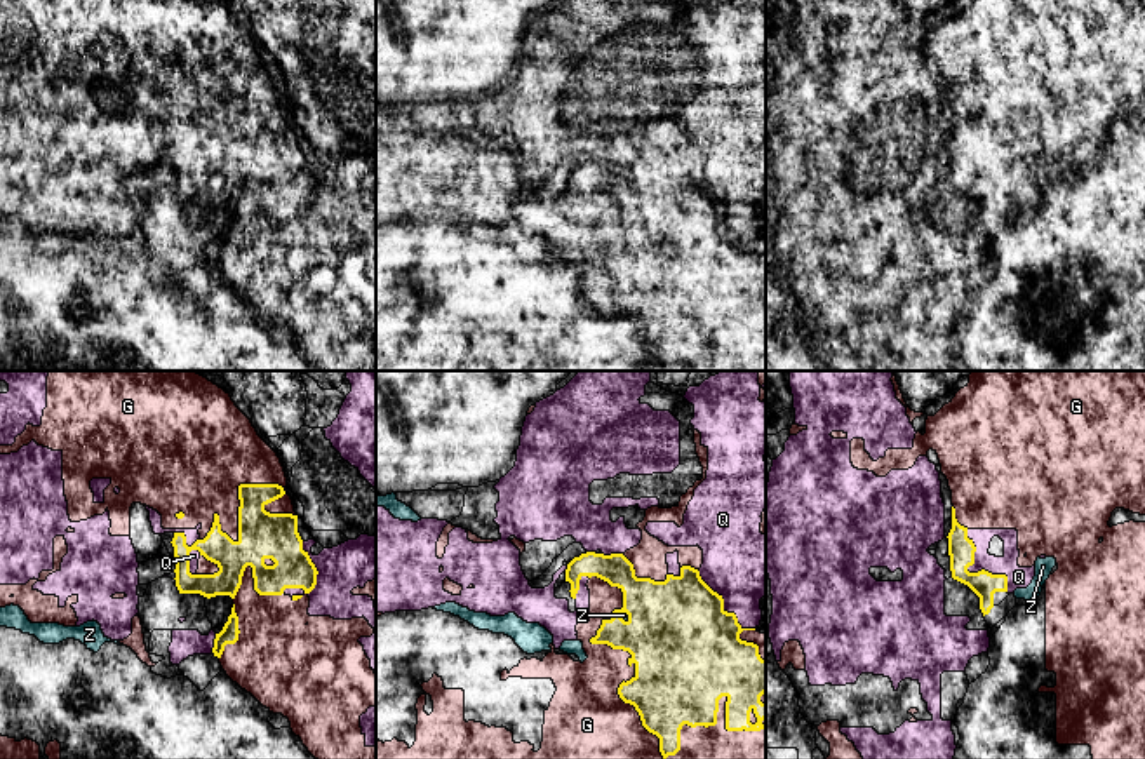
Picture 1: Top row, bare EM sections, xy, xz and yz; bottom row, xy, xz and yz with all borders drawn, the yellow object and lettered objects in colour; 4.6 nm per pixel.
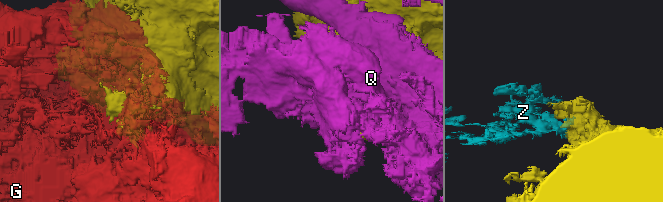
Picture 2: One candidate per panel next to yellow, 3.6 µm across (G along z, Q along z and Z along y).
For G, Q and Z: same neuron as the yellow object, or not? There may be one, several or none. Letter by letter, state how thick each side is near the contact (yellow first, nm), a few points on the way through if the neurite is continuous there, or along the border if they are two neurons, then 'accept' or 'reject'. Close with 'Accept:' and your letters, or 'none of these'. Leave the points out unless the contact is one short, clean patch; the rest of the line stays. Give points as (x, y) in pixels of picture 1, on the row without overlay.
G: 380 nm thick on the yellow side, 500 nm on the other; reject
Q: 120 nm thick on the yellow side, 100 nm on the other; reject
Z: 440 nm thick on the yellow side, 30 nm on the other; reject
Accept: none of these

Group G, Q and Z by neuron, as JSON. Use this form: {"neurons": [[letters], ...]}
{"neurons": [["G", "Z"], ["Q"]]}

